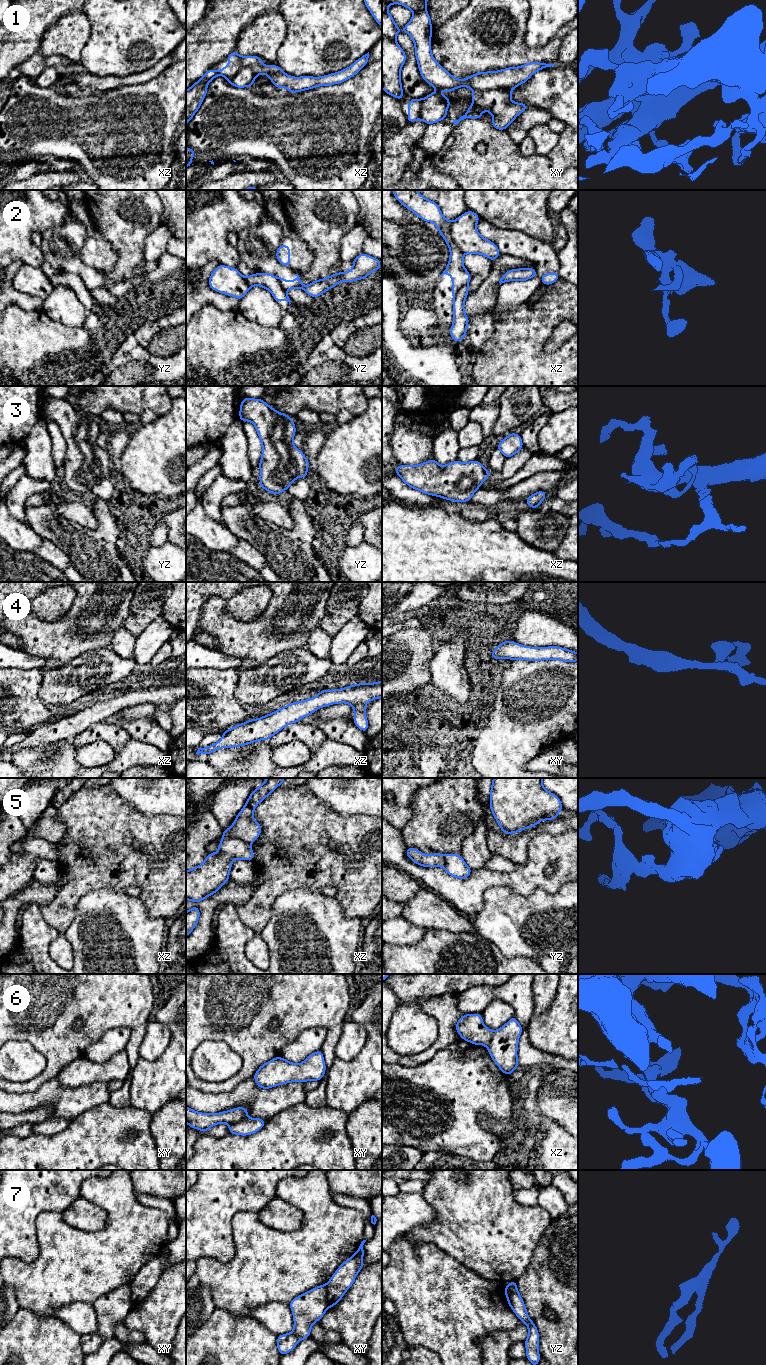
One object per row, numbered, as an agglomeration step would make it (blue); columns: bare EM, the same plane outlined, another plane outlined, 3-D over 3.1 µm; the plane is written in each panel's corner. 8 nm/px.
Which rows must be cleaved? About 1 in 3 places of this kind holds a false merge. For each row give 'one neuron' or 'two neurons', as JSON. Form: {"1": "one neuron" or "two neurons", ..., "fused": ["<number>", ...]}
{"1": "one neuron", "2": "two neurons", "3": "one neuron", "4": "one neuron", "5": "two neurons", "6": "one neuron", "7": "two neurons", "fused": ["2", "5", "7"]}

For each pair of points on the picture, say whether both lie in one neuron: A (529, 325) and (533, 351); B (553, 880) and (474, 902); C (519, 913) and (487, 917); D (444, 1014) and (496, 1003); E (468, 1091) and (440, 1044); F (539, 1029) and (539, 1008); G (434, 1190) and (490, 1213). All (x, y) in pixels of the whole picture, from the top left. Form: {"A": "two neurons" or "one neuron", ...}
{"A": "one neuron", "B": "one neuron", "C": "one neuron", "D": "two neurons", "E": "two neurons", "F": "two neurons", "G": "one neuron"}

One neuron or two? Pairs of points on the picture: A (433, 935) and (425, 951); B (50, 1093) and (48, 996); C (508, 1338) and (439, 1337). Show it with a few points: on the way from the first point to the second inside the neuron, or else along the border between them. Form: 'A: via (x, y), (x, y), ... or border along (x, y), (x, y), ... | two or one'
A: via (433, 939), (433, 943), (429, 947) | one
B: border along (56, 1076), (45, 1081), (30, 1093) | two
C: border along (500, 1330), (477, 1339), (481, 1354) | two

